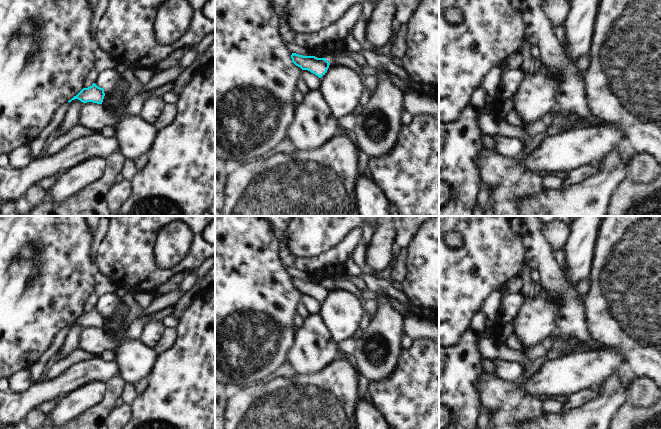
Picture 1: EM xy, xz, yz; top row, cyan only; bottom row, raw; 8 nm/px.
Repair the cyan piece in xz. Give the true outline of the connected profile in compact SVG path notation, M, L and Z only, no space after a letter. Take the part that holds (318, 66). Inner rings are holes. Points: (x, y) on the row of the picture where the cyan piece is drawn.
M296 53L291 55L292 62L302 70L308 70L321 78L328 70L330 63L326 58L317 58L315 56L303 56Z

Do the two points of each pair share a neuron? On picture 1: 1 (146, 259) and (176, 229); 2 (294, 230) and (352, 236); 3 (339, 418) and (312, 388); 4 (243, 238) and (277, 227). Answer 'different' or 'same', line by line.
1: different
2: different
3: same
4: different

